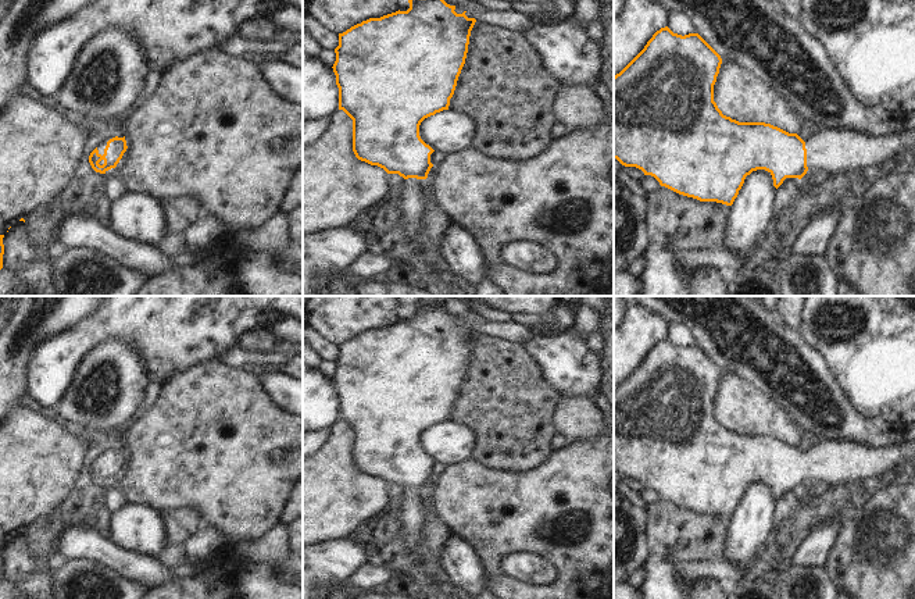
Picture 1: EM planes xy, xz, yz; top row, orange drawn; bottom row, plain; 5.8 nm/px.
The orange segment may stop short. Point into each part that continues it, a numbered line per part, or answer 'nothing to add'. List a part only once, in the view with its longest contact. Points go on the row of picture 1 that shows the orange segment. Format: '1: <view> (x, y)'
1: yz (836, 149)

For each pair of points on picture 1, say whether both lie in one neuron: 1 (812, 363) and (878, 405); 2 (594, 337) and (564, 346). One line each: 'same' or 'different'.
1: different
2: different

